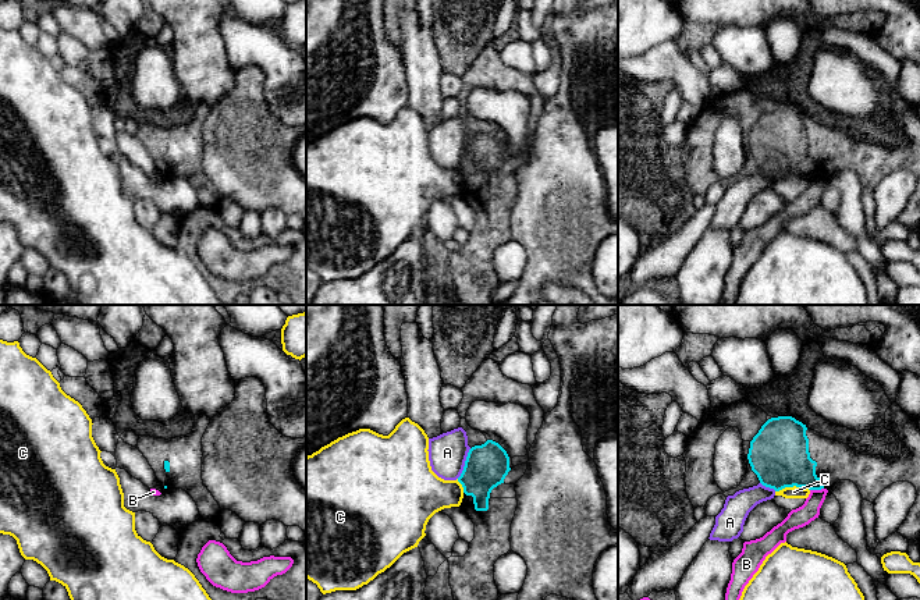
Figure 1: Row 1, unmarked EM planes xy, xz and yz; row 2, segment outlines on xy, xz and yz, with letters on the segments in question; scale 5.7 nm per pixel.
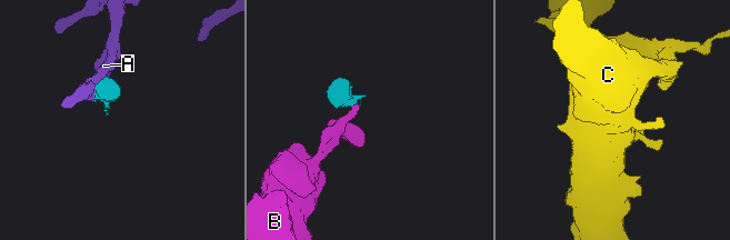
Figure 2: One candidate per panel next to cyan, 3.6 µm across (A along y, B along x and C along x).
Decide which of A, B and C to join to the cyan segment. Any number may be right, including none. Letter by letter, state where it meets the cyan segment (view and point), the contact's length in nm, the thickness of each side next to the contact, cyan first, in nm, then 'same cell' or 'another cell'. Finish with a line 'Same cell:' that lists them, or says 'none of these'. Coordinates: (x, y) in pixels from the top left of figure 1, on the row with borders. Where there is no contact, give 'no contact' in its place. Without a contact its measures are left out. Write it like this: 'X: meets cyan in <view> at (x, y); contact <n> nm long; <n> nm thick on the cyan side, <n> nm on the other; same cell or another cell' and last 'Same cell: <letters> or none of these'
A: meets cyan in xz at (465, 464); contact 190 nm long; 260 nm thick on the cyan side, 220 nm on the other; another cell
B: meets cyan in yz at (816, 489); contact 80 nm long; 300 nm thick on the cyan side, 120 nm on the other; another cell
C: meets cyan in yz at (792, 486); contact 200 nm long; 340 nm thick on the cyan side, 70 nm on the other; another cell
Same cell: none of these

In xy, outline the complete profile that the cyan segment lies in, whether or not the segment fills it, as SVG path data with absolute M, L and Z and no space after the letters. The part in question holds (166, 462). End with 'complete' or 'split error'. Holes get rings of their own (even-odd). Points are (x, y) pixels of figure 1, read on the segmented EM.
M195 415L189 434L175 439L139 436L136 448L148 459L164 489L182 489L196 503L199 516L216 519L219 503L202 480L202 437L210 423L206 415Z; split error

